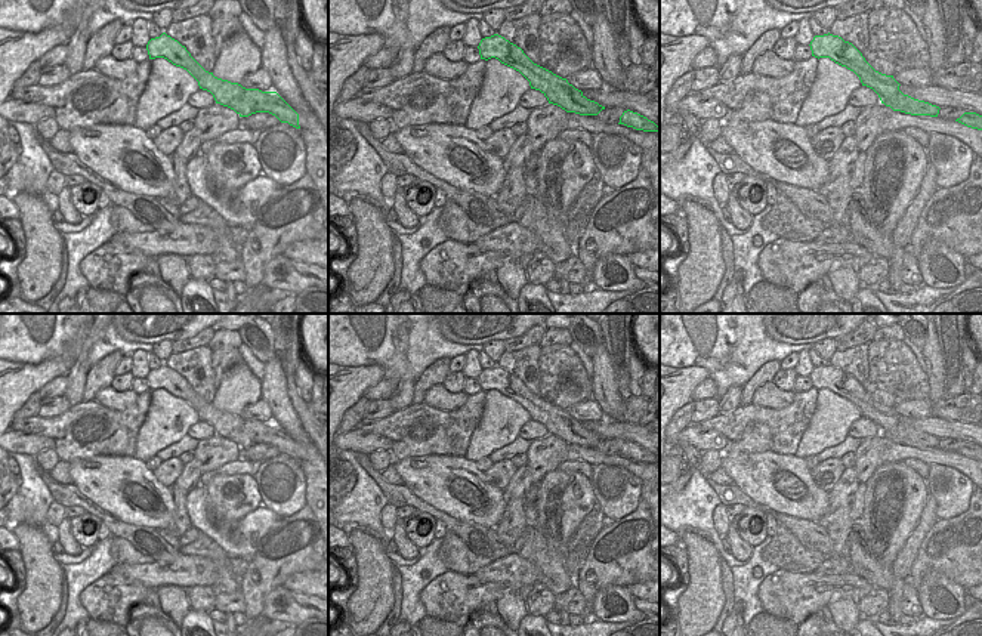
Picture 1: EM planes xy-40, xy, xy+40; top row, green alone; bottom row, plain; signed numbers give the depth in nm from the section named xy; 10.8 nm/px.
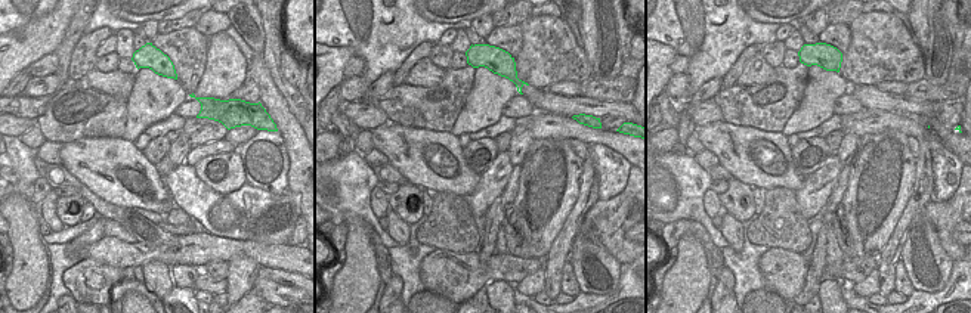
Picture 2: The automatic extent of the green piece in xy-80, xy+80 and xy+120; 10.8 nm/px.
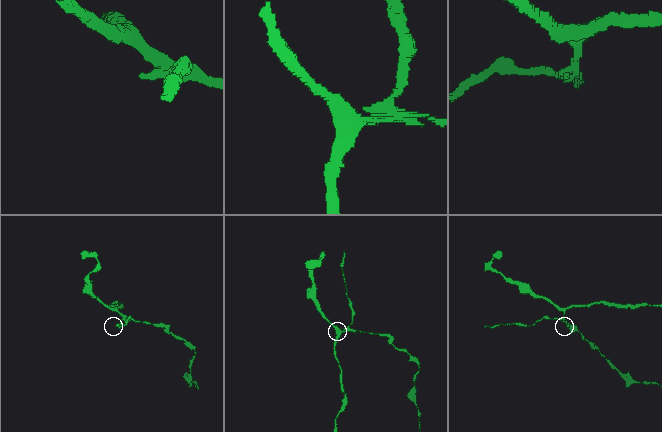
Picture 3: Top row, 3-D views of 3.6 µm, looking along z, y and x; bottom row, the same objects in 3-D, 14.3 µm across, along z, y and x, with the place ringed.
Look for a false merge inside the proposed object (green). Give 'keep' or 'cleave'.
cleave

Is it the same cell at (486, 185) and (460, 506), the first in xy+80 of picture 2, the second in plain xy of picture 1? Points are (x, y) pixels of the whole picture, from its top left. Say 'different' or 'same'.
different

